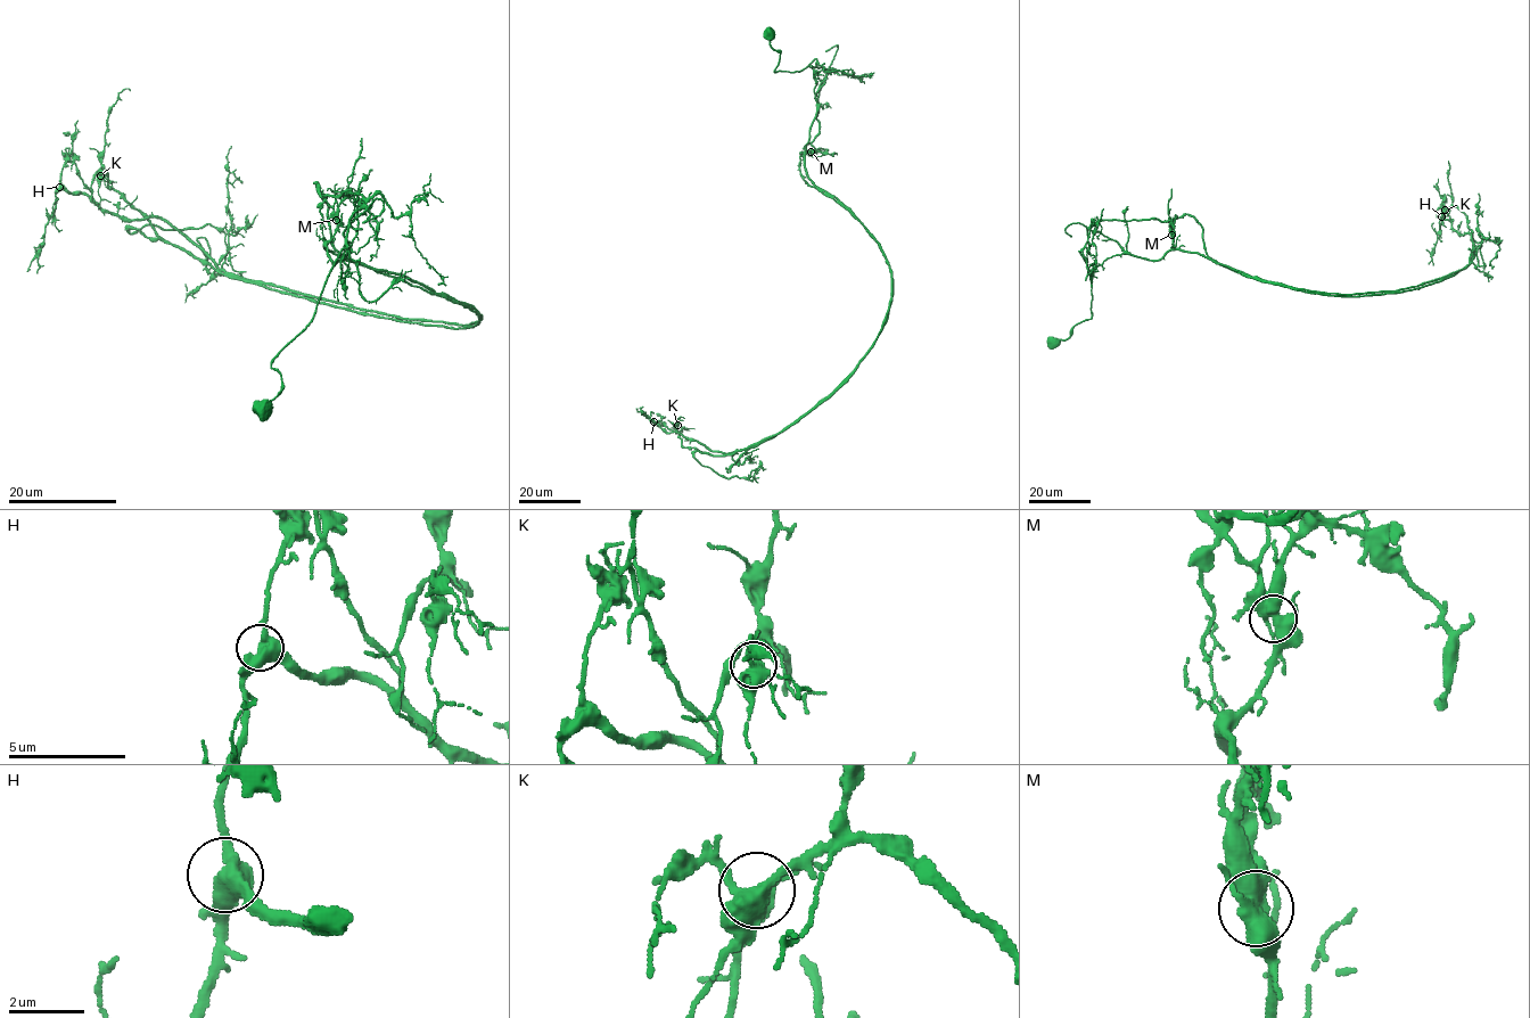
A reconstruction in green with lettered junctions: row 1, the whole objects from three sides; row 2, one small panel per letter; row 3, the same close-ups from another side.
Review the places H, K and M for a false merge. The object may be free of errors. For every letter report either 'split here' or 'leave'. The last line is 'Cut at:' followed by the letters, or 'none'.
H: leave
K: leave
M: split here
Cut at: M

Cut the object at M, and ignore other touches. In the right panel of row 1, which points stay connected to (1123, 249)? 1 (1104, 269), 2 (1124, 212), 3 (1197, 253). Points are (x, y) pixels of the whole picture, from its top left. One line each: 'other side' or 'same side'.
1: same side
2: same side
3: same side

